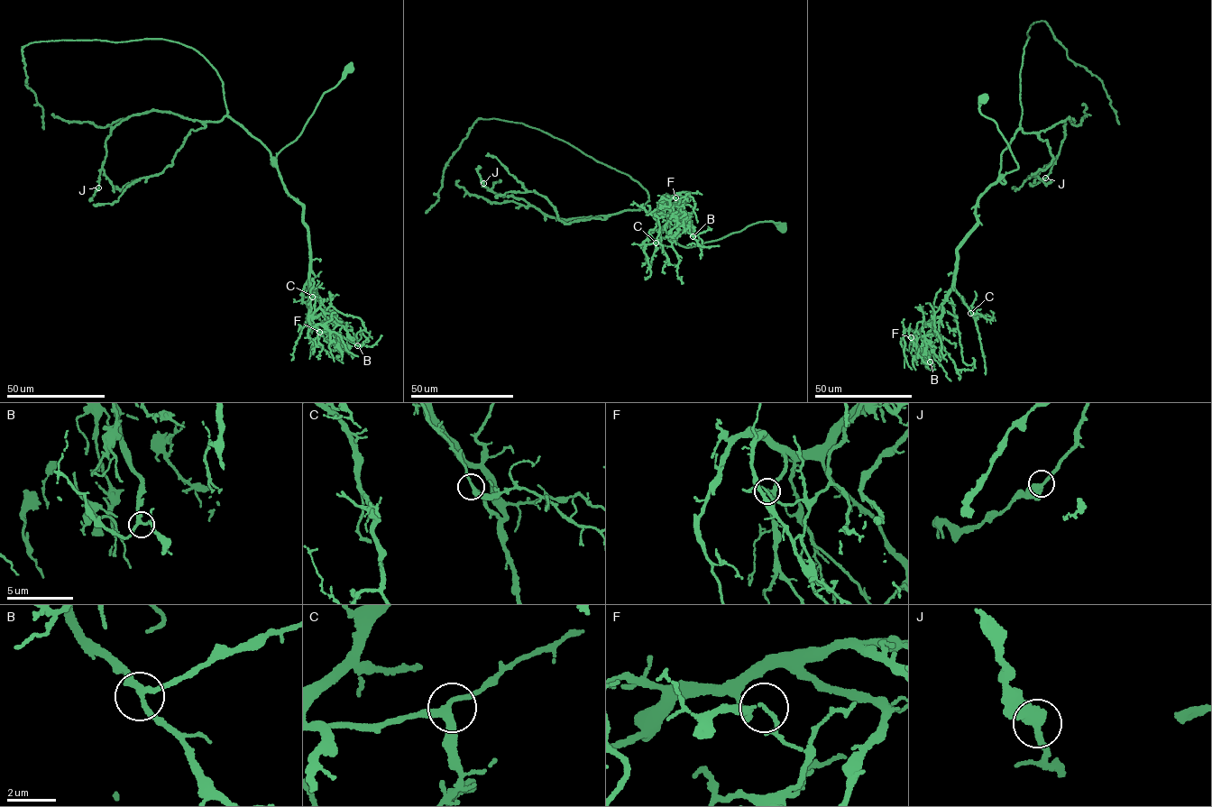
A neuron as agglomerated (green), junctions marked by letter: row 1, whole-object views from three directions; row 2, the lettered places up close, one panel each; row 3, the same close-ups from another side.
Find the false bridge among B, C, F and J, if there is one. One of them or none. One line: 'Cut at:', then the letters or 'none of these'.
Cut at: F

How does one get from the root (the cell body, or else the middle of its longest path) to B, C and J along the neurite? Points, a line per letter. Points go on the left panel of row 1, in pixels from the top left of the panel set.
B: (348, 68), (325, 91), (301, 133), (276, 159), (284, 188), (303, 207), (311, 323), (357, 345)
C: (348, 68), (325, 91), (301, 133), (276, 158), (284, 188), (302, 206), (310, 261), (302, 299), (312, 297)
J: (348, 68), (276, 163), (264, 144), (227, 116), (204, 122), (151, 110), (112, 129), (98, 187)

